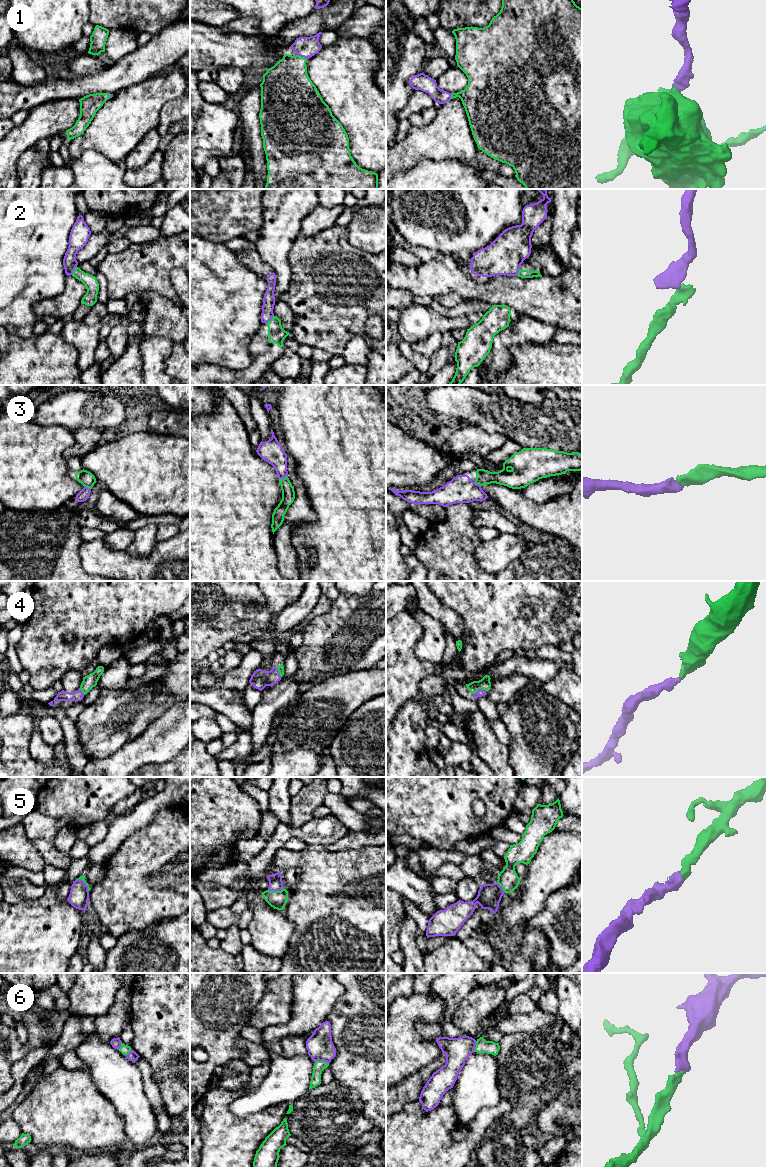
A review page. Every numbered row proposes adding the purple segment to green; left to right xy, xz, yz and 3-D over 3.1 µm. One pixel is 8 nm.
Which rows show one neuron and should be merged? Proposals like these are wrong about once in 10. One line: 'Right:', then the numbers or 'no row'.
Right: 1, 3, 4, 5, 6

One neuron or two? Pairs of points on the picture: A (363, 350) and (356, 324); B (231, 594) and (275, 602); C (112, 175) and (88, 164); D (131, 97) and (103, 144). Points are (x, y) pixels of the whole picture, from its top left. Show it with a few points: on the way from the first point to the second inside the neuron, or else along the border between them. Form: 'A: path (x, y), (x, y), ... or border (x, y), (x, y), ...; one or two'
A: border (372, 349), (360, 336), (354, 335), (342, 352); two
B: border (261, 591), (266, 600), (266, 606), (274, 617); two
C: path (106, 175), (99, 175), (94, 170); one
D: path (131, 109), (131, 113), (114, 132); one

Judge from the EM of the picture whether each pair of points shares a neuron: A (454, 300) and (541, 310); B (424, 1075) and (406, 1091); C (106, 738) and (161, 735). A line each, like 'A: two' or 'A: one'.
A: two
B: one
C: two

